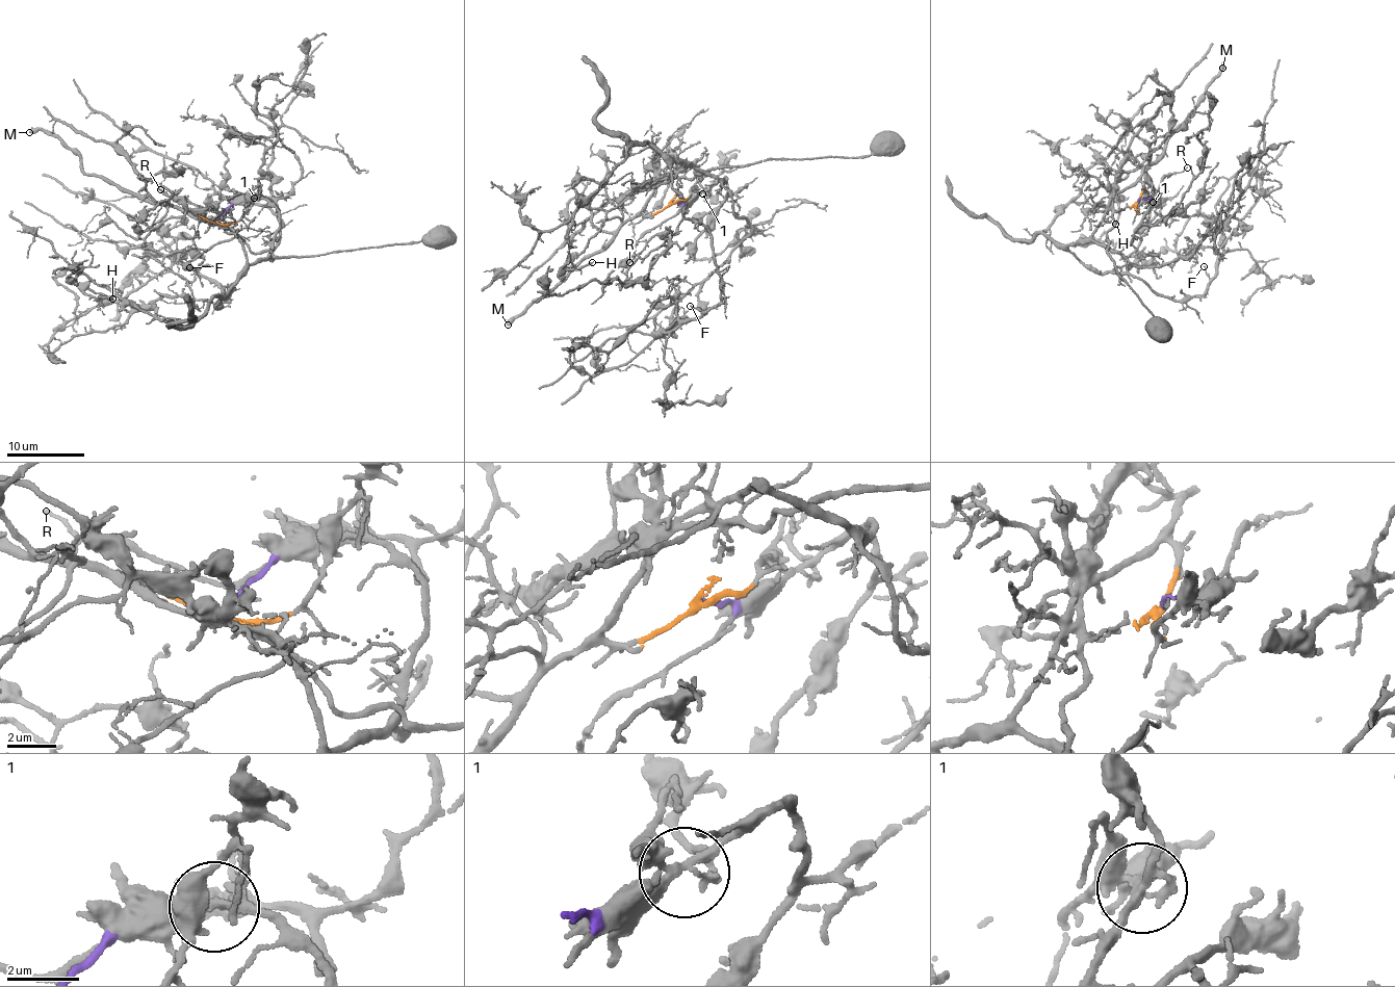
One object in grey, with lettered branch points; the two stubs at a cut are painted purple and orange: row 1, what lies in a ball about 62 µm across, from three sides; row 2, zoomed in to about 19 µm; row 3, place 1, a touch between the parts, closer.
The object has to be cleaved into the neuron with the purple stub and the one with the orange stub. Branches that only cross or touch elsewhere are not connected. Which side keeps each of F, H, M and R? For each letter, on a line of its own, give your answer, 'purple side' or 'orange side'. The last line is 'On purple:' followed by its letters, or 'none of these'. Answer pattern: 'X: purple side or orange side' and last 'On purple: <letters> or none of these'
F: purple side
H: purple side
M: orange side
R: purple side
On purple: F, H, R

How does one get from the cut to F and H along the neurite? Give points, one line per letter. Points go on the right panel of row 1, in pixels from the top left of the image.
F: (1139, 202), (1153, 203), (1131, 243), (1116, 250), (1087, 238), (1069, 253), (1176, 301), (1205, 292), (1203, 266)
H: (1139, 202), (1153, 203), (1116, 250), (1087, 238), (1022, 239), (1067, 205), (1114, 202), (1115, 224)

